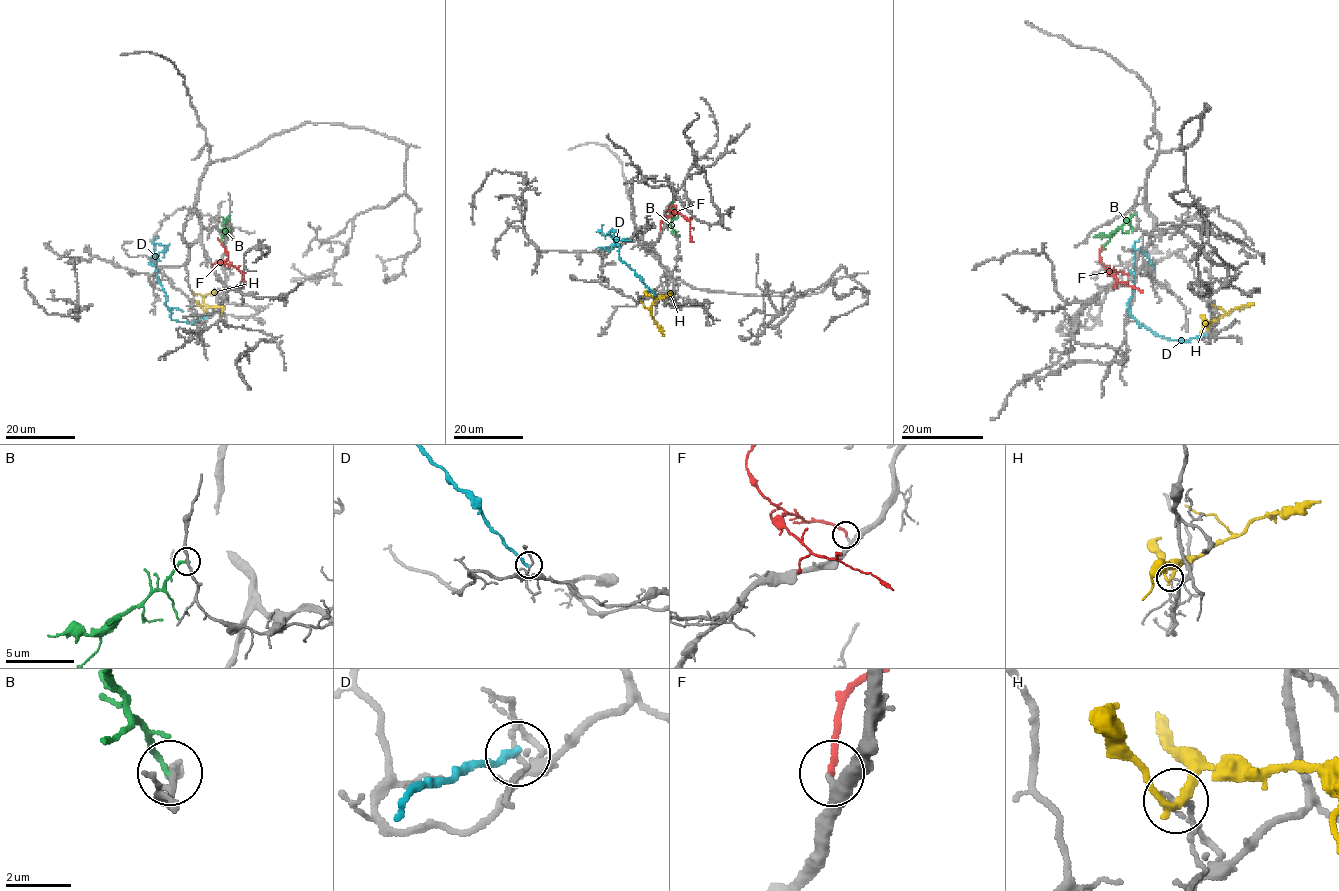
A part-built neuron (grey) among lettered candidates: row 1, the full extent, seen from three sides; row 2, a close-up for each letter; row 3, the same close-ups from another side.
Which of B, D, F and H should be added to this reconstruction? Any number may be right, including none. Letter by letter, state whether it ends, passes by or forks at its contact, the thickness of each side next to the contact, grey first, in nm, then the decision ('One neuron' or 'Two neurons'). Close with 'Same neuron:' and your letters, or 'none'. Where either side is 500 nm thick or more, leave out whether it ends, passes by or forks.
B: It ends there. Thickness 180 nm (grey) against 190 nm. Two neurons
D: It ends there. Thickness 110 nm (grey) against 220 nm. Two neurons
F: It ends there. Thickness 240 nm (grey) against 170 nm. One neuron
H: It passes by. Thickness 120 nm (grey) against 240 nm. Two neurons
Same neuron: F

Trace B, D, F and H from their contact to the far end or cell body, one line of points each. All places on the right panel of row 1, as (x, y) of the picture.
B: (1135, 214), (1120, 227), (1105, 235), (1094, 236)
D: (1205, 334), (1184, 341), (1164, 338), (1131, 314), (1128, 300), (1134, 289), (1134, 247), (1150, 259), (1153, 268)
F: (1129, 276), (1109, 271), (1119, 282), (1143, 293)
H: (1208, 327), (1235, 308), (1253, 303)

